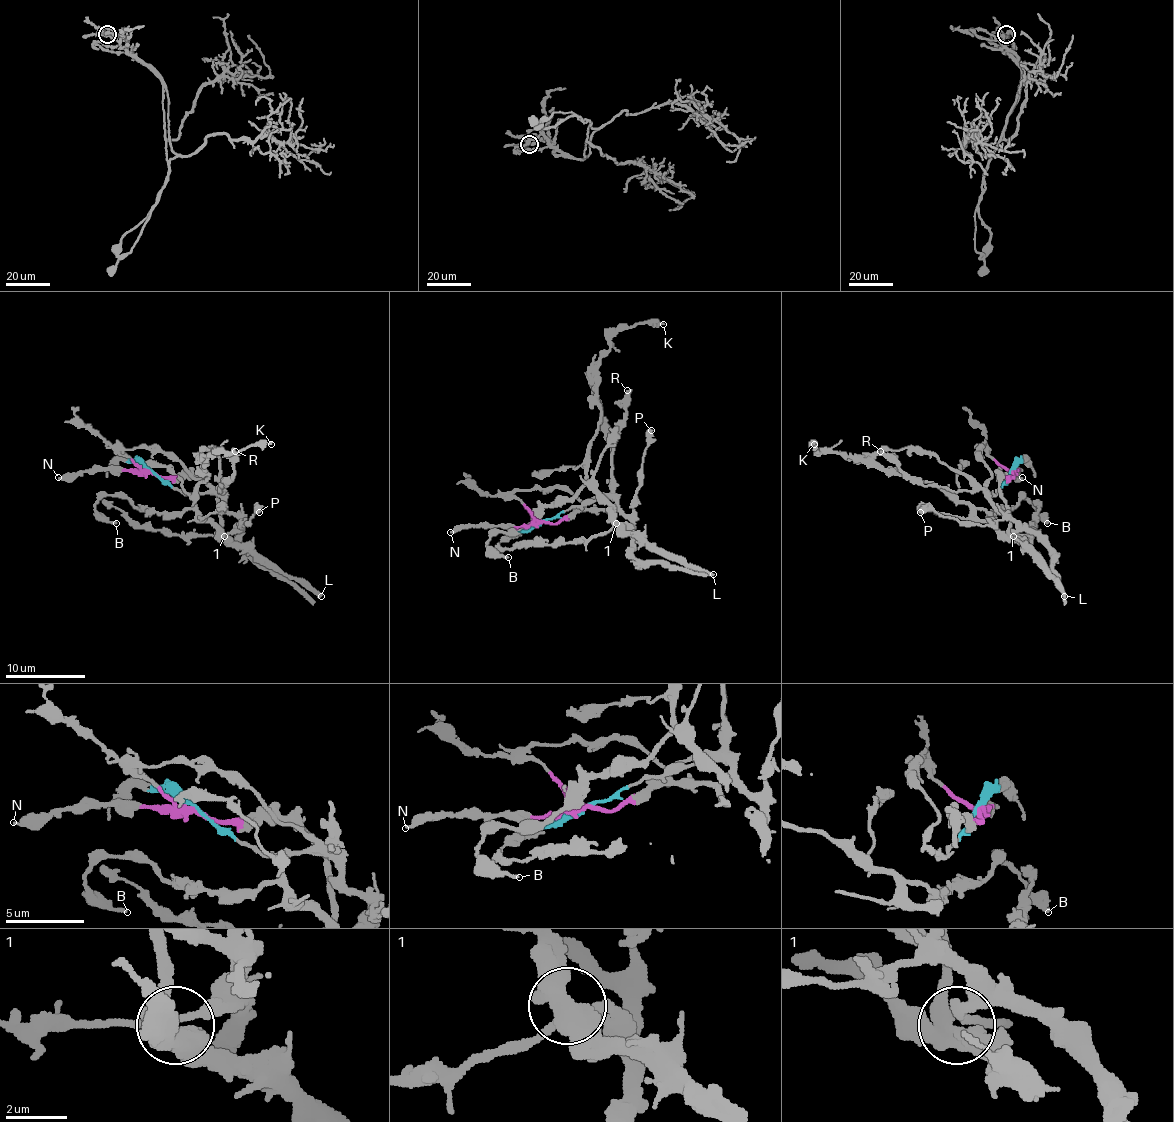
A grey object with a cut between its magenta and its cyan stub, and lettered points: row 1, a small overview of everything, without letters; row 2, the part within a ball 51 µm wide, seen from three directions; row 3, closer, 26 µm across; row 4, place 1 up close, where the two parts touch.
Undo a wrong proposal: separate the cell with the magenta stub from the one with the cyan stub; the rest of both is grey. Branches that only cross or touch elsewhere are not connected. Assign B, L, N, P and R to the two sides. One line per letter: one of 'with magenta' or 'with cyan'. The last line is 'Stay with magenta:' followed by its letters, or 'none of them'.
B: with magenta
L: with magenta
N: with magenta
P: with cyan
R: with cyan
Stay with magenta: B, L, N

